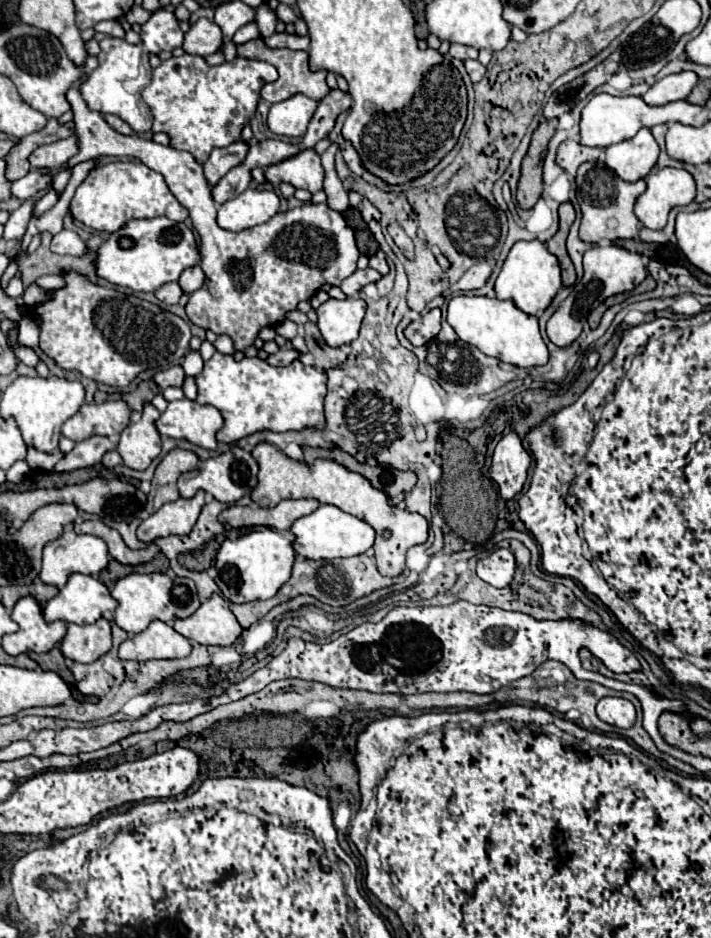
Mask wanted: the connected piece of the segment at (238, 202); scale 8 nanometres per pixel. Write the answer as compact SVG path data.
M247 188L237 198L217 208L217 224L231 232L241 232L271 220L279 212L279 198L273 190L257 192Z

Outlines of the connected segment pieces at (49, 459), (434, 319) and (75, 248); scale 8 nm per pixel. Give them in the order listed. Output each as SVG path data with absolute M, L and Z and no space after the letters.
M32 446L27 450L27 464L31 470L43 470L43 472L49 472L59 460L63 458L63 452L61 450L55 450L53 454L45 454L45 452L39 452Z
M435 308L431 312L427 312L425 316L413 320L407 330L405 336L409 338L409 342L413 346L425 346L429 340L433 340L439 334L441 328L441 310Z
M61 230L59 234L54 235L50 249L61 255L85 256L87 254L87 244L73 230Z

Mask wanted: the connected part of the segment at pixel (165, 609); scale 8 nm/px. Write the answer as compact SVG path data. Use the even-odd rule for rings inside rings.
M159 572L157 574L129 574L117 580L111 594L119 602L119 606L115 608L115 624L123 628L127 634L143 632L153 620L171 624L179 618L193 616L201 606L195 584L187 580L185 586L179 586L167 574L159 574Z

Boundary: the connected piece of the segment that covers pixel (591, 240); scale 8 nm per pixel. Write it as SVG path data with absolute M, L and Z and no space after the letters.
M583 164L577 172L577 202L583 212L579 238L587 244L597 244L599 240L613 242L619 238L635 238L641 230L641 222L633 214L633 206L643 192L645 180L629 184L603 164Z

